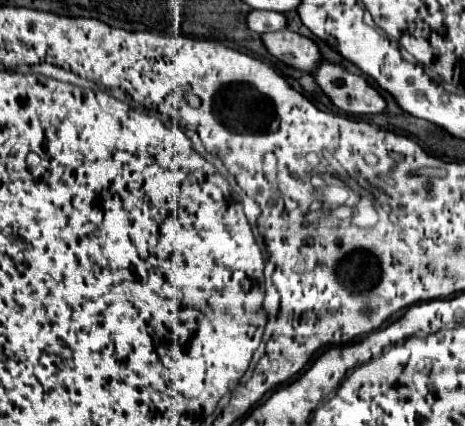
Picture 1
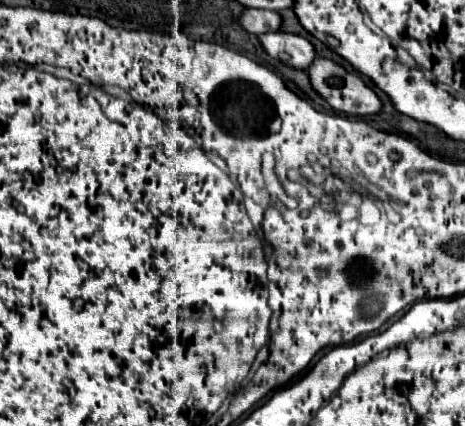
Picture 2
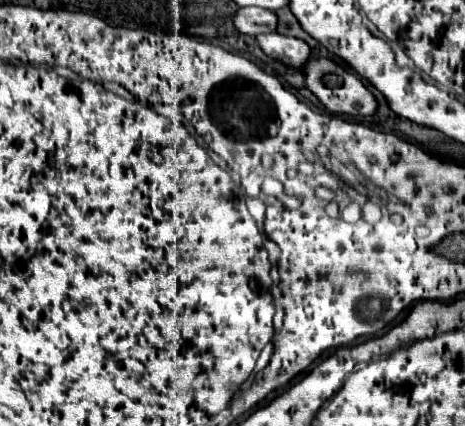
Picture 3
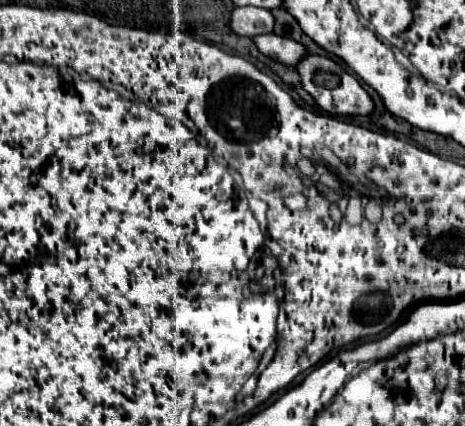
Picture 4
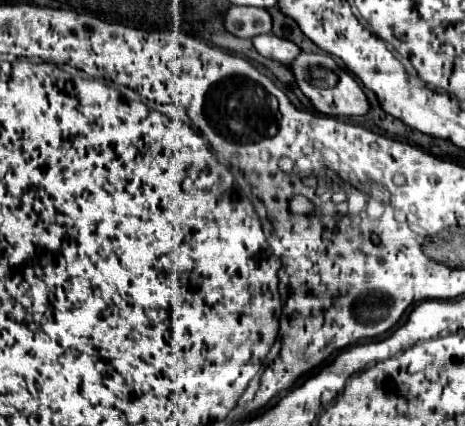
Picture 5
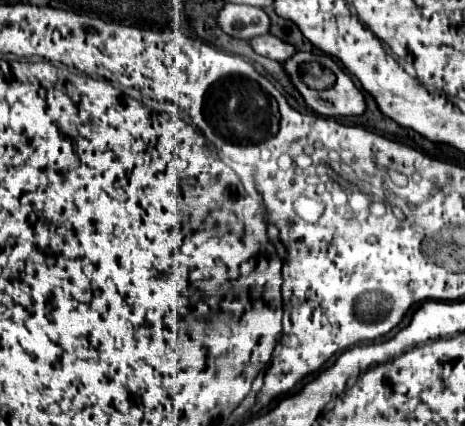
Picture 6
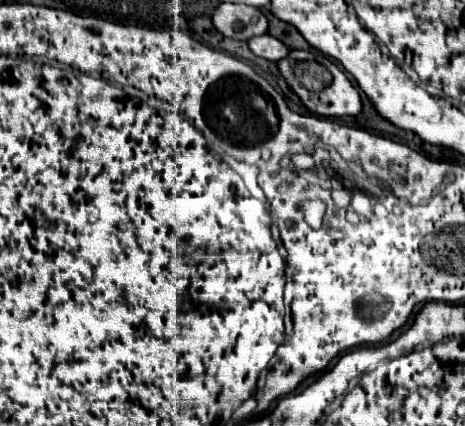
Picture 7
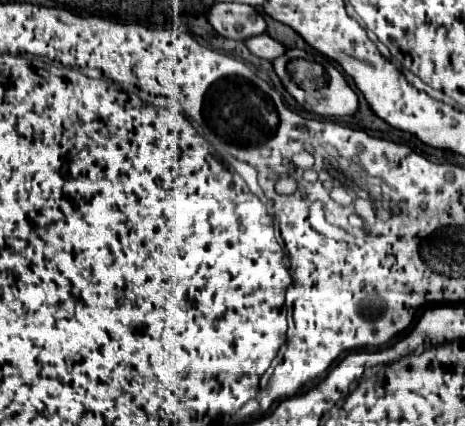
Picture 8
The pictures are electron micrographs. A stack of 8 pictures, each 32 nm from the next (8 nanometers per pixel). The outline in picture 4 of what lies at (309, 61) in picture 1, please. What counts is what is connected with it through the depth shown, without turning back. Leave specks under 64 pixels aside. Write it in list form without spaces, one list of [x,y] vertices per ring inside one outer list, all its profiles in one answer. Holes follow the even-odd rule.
[[[260,34],[254,38],[254,44],[264,56],[278,60],[286,66],[296,66],[298,60],[306,54],[306,48],[302,44],[276,34]]]

